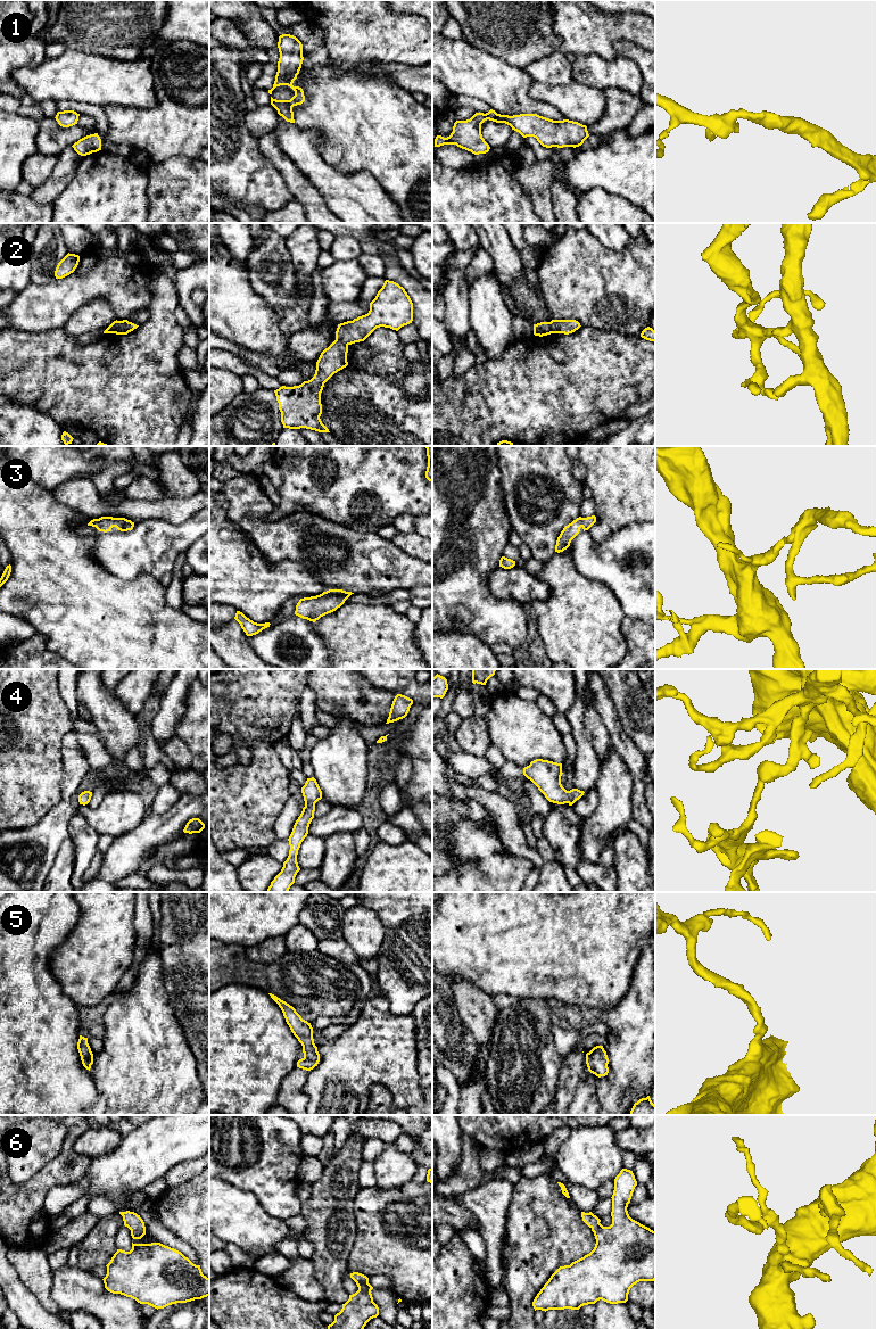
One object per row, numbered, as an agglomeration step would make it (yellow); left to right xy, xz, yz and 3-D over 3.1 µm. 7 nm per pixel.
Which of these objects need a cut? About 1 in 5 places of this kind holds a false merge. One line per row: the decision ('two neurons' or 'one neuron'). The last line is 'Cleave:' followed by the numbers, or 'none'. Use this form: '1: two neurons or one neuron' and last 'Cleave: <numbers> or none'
1: one neuron
2: two neurons
3: one neuron
4: one neuron
5: one neuron
6: one neuron
Cleave: 2

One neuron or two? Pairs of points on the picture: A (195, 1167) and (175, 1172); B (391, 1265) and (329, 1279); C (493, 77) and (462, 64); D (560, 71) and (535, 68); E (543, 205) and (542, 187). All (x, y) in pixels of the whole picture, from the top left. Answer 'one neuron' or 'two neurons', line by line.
A: one neuron
B: two neurons
C: one neuron
D: one neuron
E: one neuron

